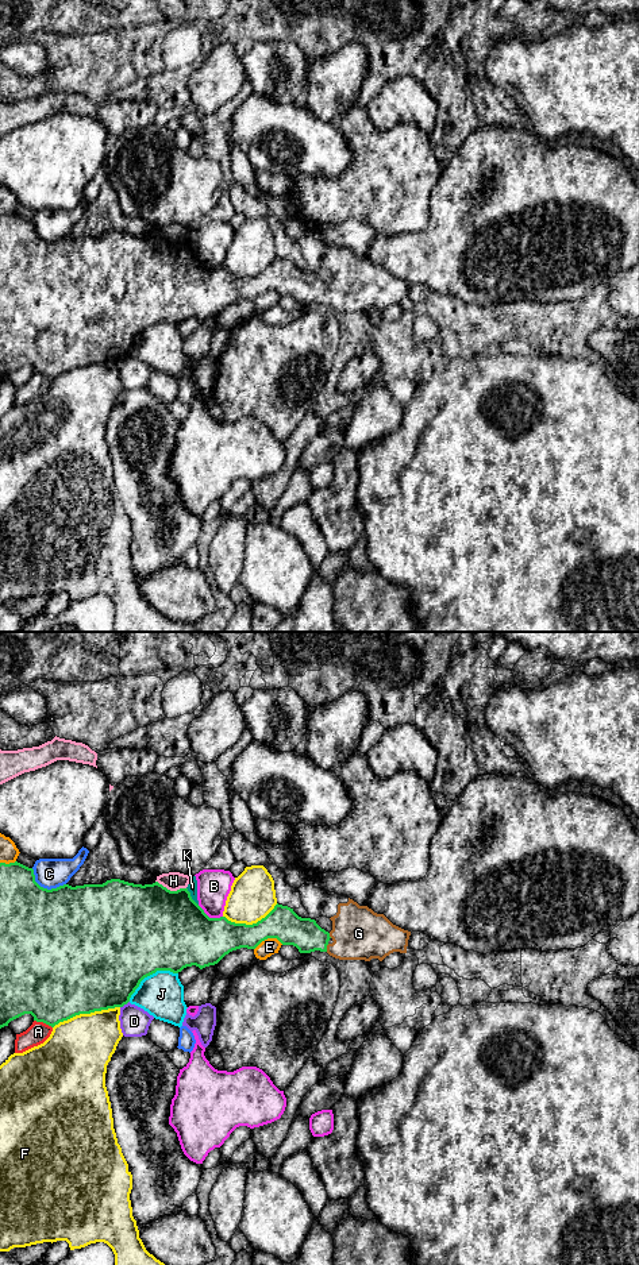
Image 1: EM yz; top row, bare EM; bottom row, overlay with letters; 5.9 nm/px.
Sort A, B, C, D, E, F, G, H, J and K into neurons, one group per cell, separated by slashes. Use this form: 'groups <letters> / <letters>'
groups A / B K / C / D / E / F / G / H / J

